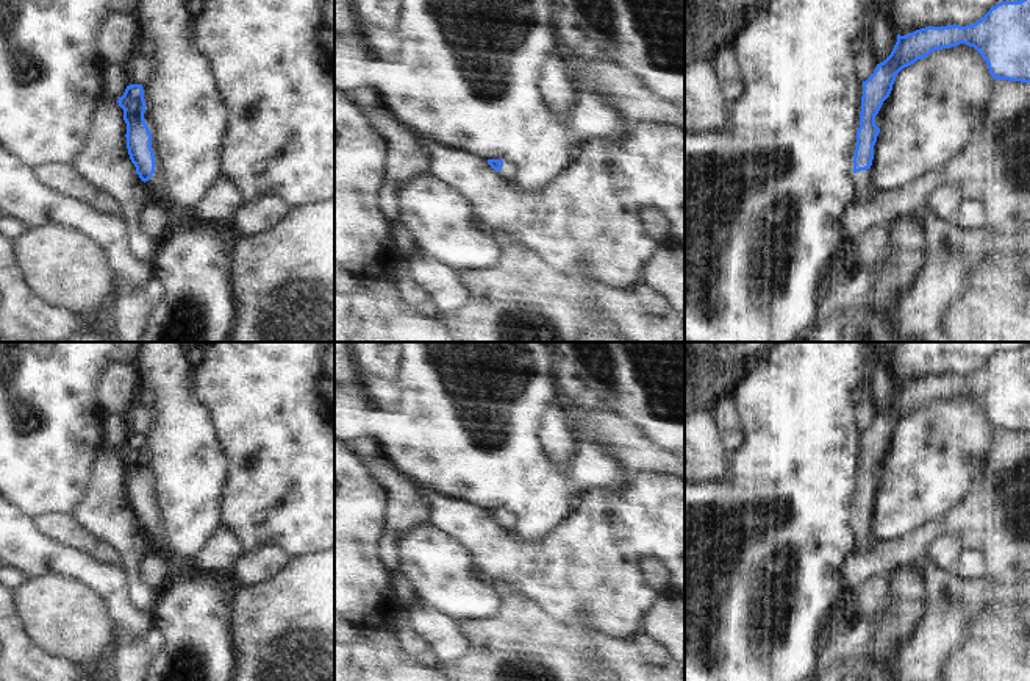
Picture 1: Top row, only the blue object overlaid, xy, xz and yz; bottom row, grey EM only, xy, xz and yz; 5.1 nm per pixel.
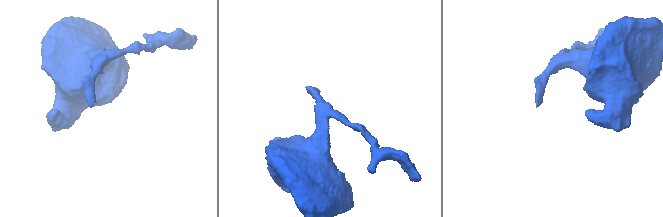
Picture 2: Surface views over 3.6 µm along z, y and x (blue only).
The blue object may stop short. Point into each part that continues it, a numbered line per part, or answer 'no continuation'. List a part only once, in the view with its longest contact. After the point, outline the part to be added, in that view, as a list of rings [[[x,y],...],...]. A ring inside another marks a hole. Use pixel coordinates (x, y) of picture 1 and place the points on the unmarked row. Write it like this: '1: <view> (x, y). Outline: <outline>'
1: yz (861, 530). Outline: [[[871,519],[853,523],[853,536],[857,554],[871,551],[874,547],[874,539],[871,536]]]

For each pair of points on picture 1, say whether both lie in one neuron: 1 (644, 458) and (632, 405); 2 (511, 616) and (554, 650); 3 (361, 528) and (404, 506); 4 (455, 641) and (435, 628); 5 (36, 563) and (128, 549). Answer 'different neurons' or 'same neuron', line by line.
1: different neurons
2: same neuron
3: different neurons
4: same neuron
5: different neurons

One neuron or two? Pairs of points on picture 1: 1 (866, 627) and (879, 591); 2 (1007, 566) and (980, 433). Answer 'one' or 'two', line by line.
1: one
2: two

